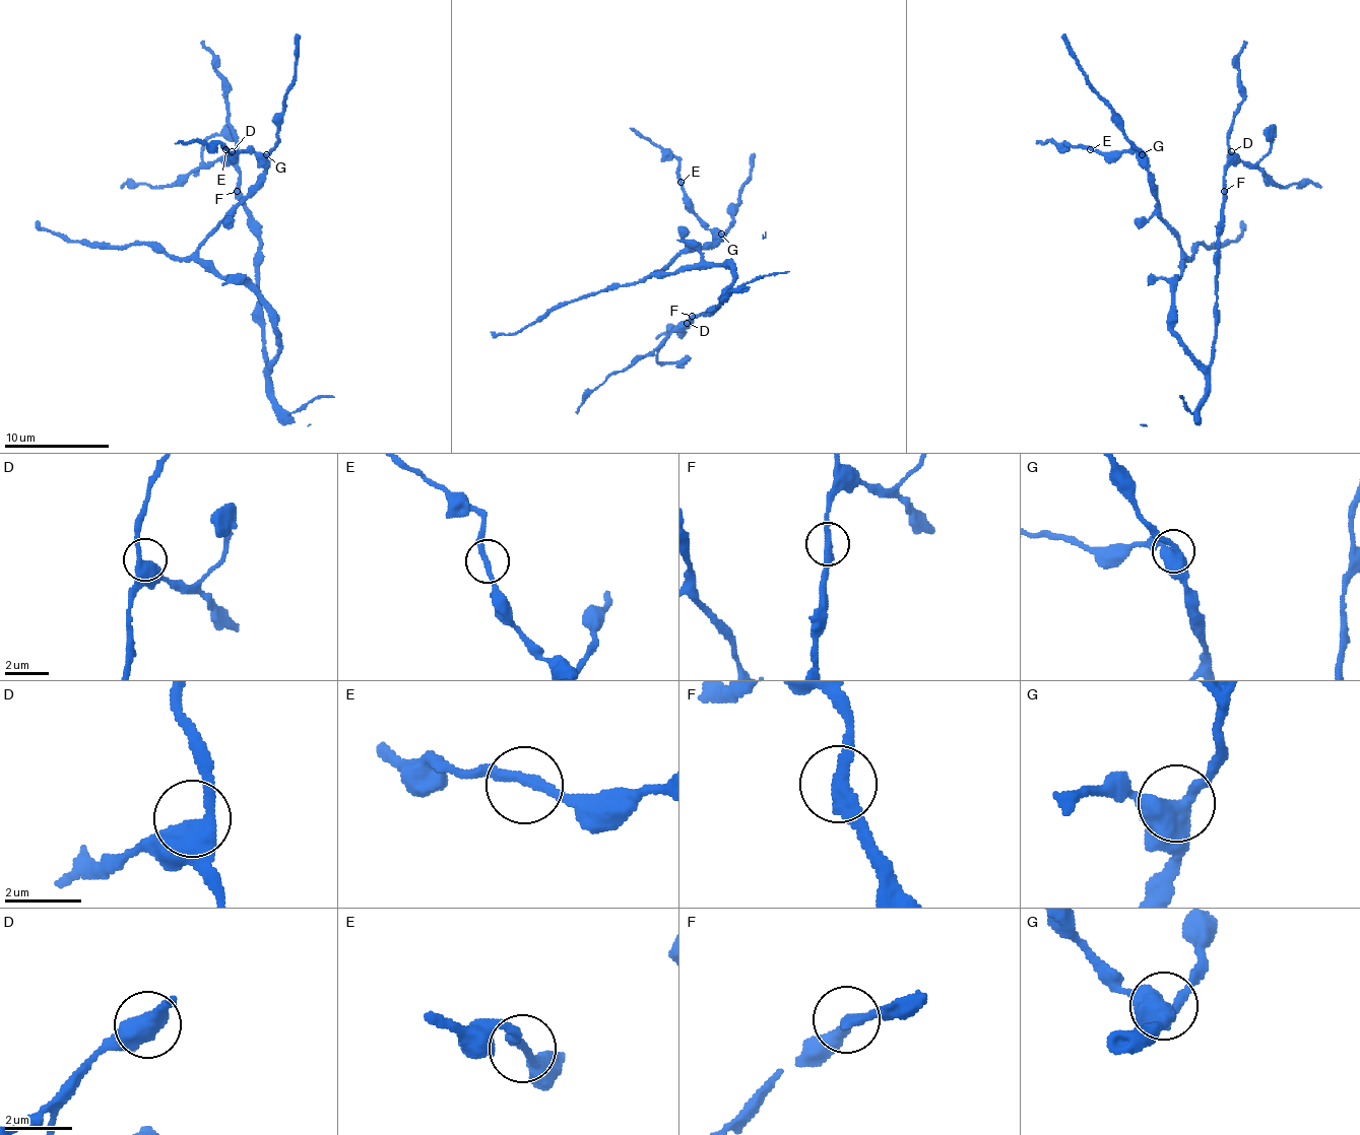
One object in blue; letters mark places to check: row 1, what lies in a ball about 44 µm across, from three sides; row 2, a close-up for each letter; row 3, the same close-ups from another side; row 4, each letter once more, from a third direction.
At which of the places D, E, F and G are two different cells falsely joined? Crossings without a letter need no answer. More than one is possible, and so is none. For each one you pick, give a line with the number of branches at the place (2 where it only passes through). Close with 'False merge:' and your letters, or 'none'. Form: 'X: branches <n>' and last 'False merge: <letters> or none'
False merge: none

